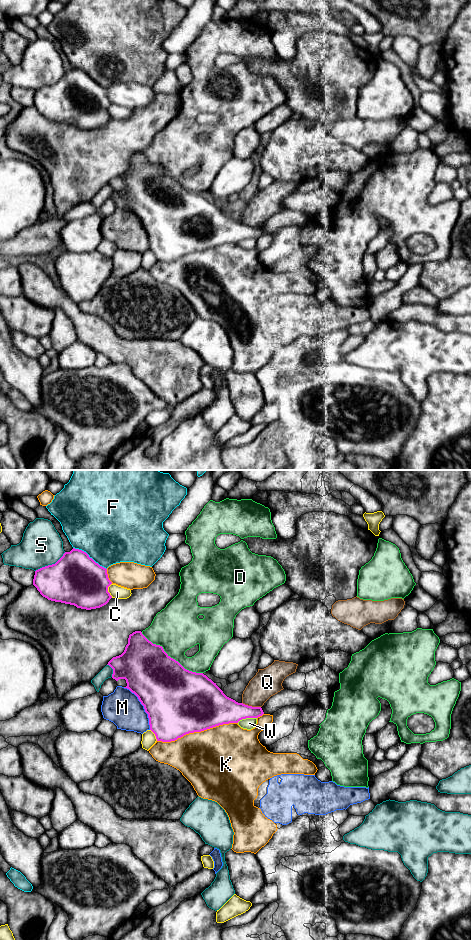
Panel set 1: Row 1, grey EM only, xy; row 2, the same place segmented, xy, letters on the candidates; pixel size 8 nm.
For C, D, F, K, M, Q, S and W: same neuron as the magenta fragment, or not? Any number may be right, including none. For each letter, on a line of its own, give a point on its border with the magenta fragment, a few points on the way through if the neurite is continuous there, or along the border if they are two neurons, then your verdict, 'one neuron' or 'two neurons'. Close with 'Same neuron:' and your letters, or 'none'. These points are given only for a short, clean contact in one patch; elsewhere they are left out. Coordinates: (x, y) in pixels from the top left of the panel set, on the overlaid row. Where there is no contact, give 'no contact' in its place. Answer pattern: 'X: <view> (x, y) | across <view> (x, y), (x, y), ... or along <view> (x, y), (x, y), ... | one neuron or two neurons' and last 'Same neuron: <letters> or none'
C: xy (107, 590) | two neurons
D: xy (170, 657) | two neurons
F: xy (89, 557) | two neurons
K: xy (197, 731) | two neurons
M: xy (143, 705) | two neurons
Q: xy (251, 706) | along xy (242, 702), (260, 707) | two neurons
S: xy (50, 565) | two neurons
W: xy (246, 717) | along xy (256, 717), (242, 718), (237, 722) | two neurons
Same neuron: none

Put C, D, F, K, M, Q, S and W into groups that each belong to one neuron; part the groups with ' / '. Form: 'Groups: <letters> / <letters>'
Groups: C / D / F / K / M / Q W / S

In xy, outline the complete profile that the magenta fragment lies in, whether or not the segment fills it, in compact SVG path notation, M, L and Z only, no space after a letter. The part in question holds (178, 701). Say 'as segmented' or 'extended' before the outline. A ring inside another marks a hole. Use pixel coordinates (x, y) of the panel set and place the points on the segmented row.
as segmented; M141 631L129 635L128 644L124 652L113 657L108 664L113 669L112 678L118 681L125 679L127 686L134 693L145 712L148 714L150 730L157 741L171 742L186 734L201 732L219 725L238 723L246 718L258 718L264 714L261 707L252 707L227 697L223 691L203 673L196 673L185 669L178 661L171 658L162 646L153 644Z

